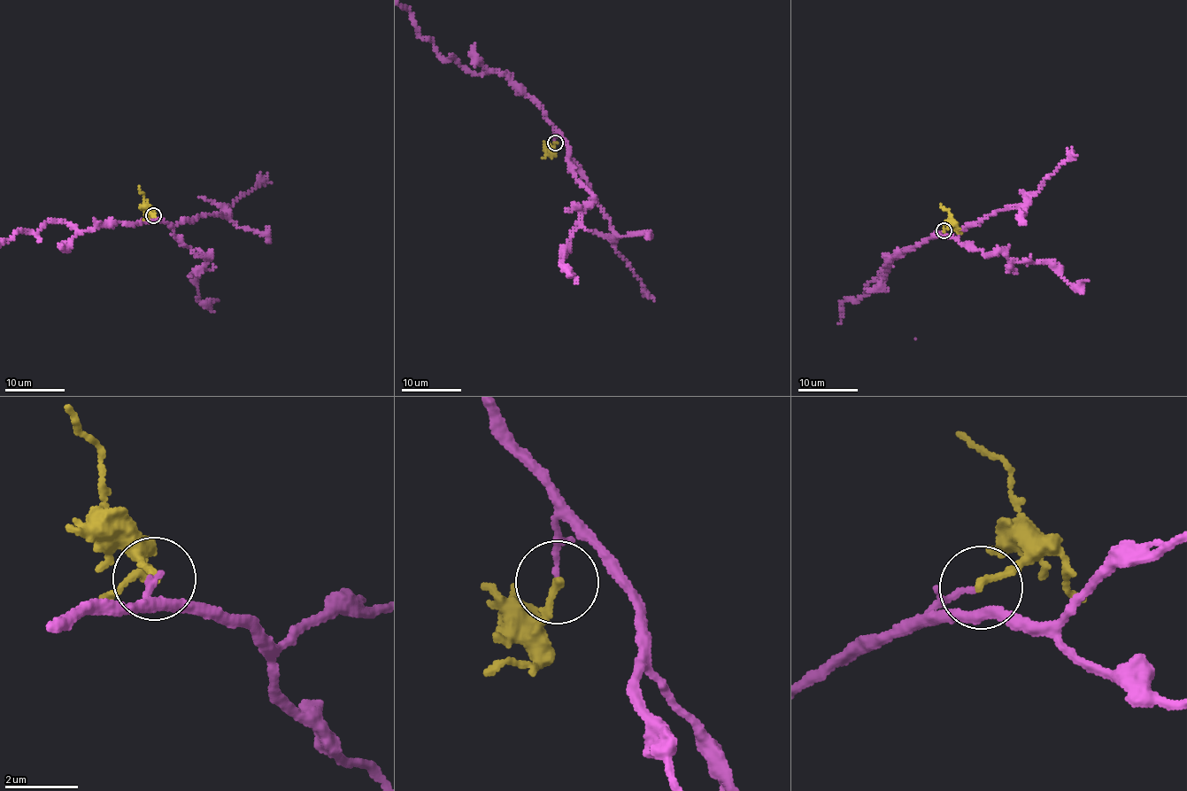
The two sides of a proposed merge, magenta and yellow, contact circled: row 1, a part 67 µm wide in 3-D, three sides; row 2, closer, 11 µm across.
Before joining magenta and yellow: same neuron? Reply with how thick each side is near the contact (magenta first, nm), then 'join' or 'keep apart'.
100/220 nm | join

